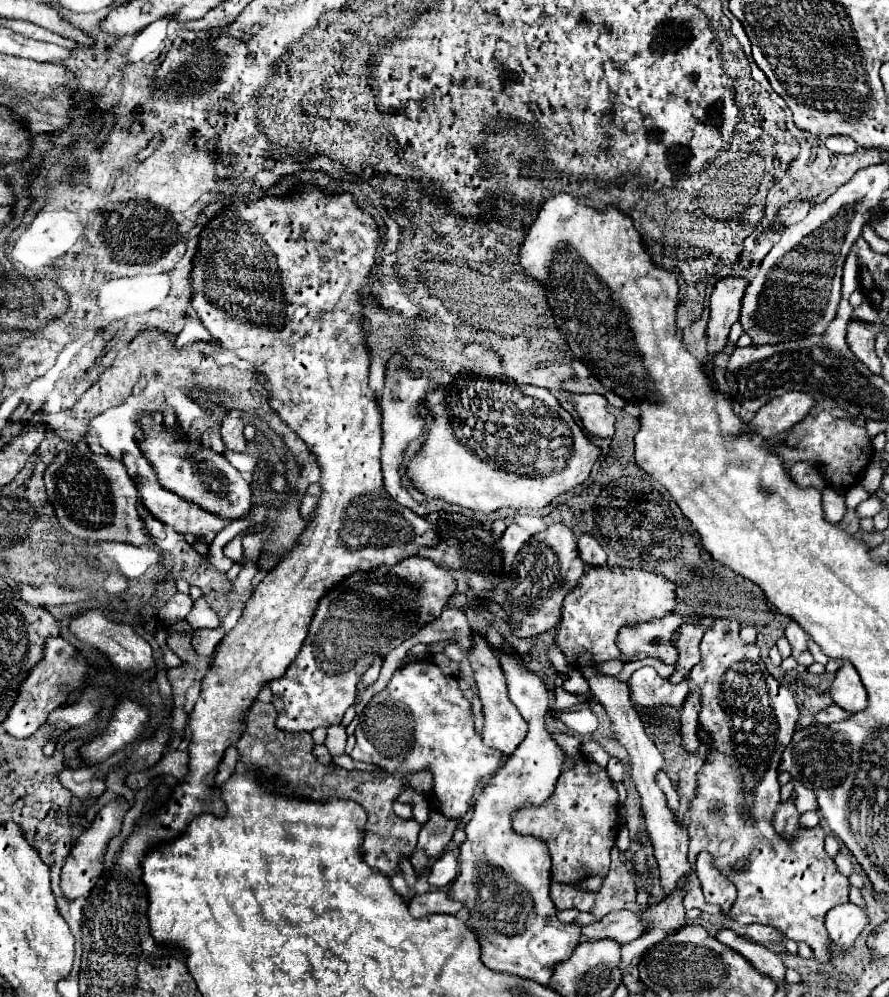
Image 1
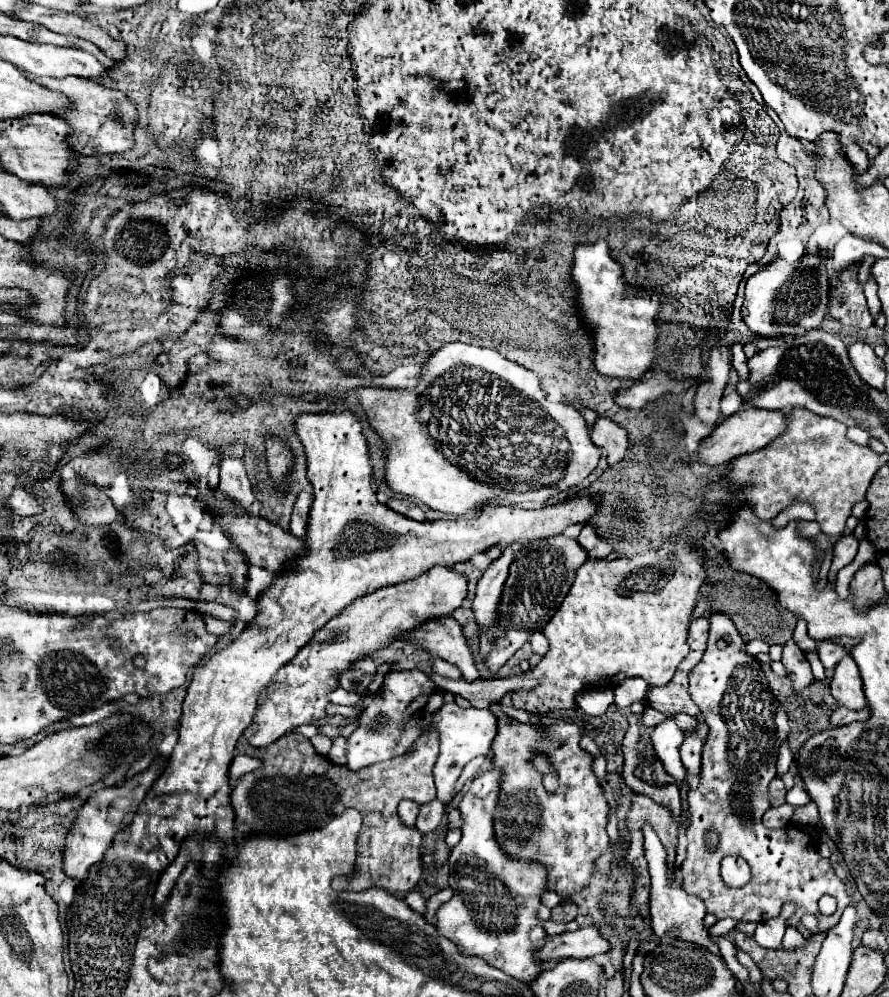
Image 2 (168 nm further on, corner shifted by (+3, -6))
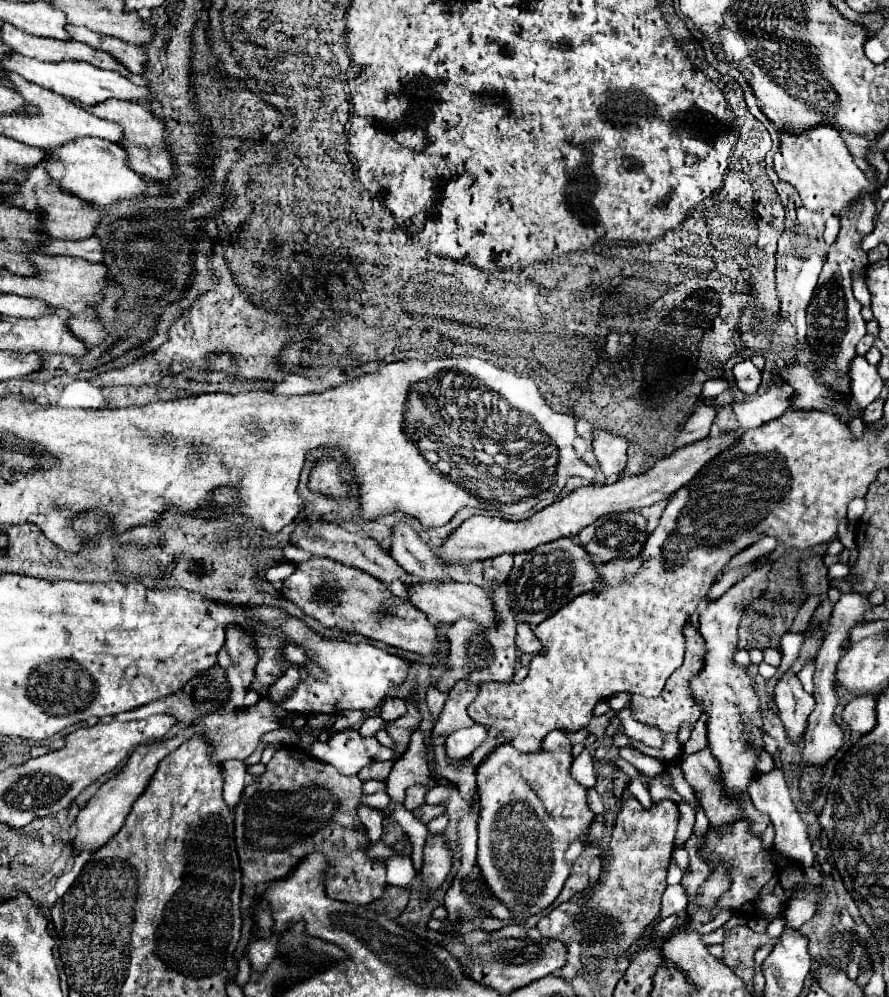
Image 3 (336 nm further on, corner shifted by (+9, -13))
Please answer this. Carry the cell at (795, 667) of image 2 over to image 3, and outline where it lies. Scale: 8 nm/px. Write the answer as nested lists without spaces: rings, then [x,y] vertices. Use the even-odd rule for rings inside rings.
[[[786,672],[774,688],[774,702],[788,738],[792,738],[792,742],[800,742],[806,730],[806,718],[814,710],[812,694],[804,692],[800,680]]]

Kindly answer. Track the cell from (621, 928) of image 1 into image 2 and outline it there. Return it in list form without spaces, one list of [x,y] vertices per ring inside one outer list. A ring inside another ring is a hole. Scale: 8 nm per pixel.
[[[594,925],[580,927],[570,933],[554,935],[546,939],[546,947],[538,951],[538,959],[542,961],[558,961],[566,957],[586,959],[598,953],[608,953],[612,949],[610,941],[602,937],[600,929]]]

